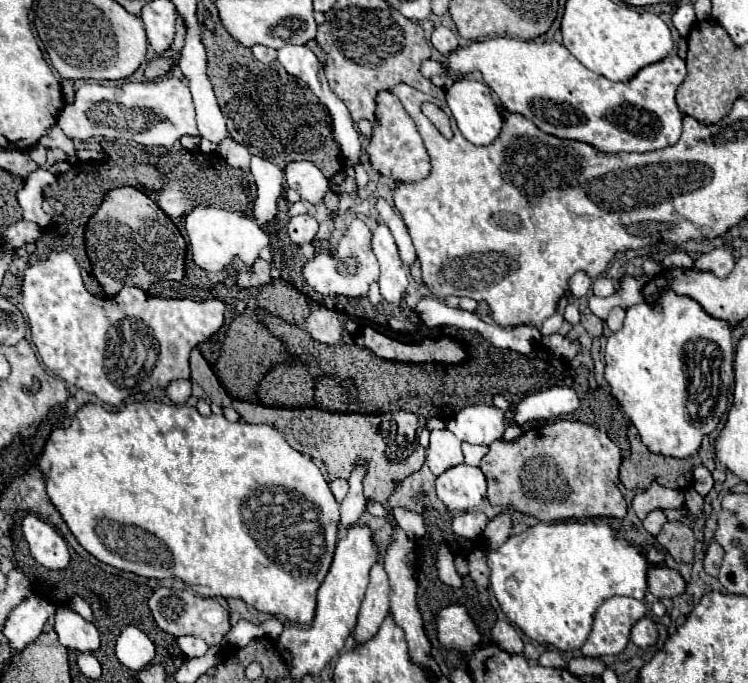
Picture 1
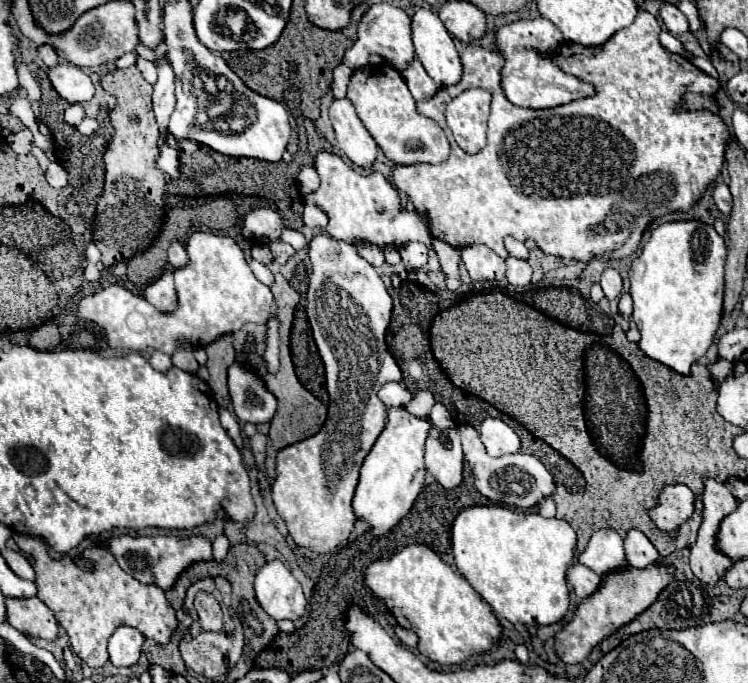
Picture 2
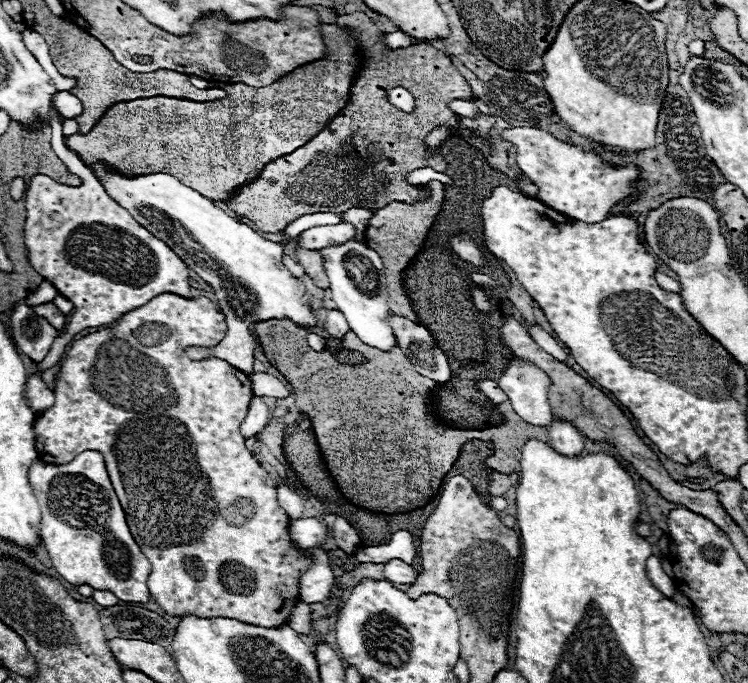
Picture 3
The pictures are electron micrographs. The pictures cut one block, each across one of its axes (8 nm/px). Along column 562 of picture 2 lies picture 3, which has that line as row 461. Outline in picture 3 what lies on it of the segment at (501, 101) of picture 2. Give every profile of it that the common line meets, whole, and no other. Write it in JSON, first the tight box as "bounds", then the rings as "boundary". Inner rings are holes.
{"bounds":[34,294,308,626],"boundary":[[[162,294],[156,296],[154,300],[150,300],[148,304],[124,314],[116,326],[88,334],[80,340],[76,340],[62,366],[60,372],[56,374],[54,380],[54,404],[48,410],[42,410],[36,418],[34,418],[34,434],[36,434],[36,450],[42,462],[46,464],[68,464],[72,462],[82,450],[96,450],[104,456],[106,468],[108,468],[108,476],[110,482],[116,490],[116,496],[126,512],[126,520],[130,526],[130,532],[136,540],[136,544],[140,546],[140,550],[146,554],[146,558],[152,562],[152,572],[148,578],[148,588],[152,598],[160,604],[160,608],[174,616],[180,618],[184,614],[192,614],[198,618],[234,618],[252,626],[280,626],[286,624],[292,606],[298,600],[298,574],[300,568],[308,568],[308,560],[304,560],[304,556],[300,556],[300,548],[294,546],[290,542],[290,534],[288,534],[288,516],[286,512],[278,506],[276,500],[276,482],[270,478],[270,474],[258,464],[258,460],[252,456],[250,450],[246,450],[244,446],[244,438],[240,436],[240,424],[244,422],[246,414],[248,414],[248,406],[252,400],[252,384],[250,378],[230,366],[226,360],[218,360],[218,358],[210,358],[210,360],[202,360],[202,362],[194,362],[190,360],[184,350],[188,346],[216,346],[218,342],[222,342],[222,338],[226,336],[228,324],[226,318],[222,314],[222,310],[206,296],[198,296],[198,298],[182,298],[176,294]],[[138,322],[142,324],[142,328],[152,328],[152,334],[160,336],[162,342],[158,344],[142,344],[138,340]]]}

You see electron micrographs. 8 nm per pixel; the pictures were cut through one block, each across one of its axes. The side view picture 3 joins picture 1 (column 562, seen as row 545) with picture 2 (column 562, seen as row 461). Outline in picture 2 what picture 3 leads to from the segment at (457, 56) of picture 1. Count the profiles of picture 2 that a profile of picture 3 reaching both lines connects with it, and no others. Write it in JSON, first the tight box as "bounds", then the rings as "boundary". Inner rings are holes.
{"bounds":[496,16,594,108],"boundary":[[[542,16],[534,20],[516,20],[508,26],[502,26],[496,32],[496,42],[498,42],[498,50],[506,60],[502,70],[502,86],[512,104],[524,108],[554,108],[578,100],[582,96],[594,94],[594,88],[590,84],[580,82],[570,74],[564,74],[550,60],[538,56],[538,50],[554,52],[562,42],[562,32],[550,20]]]}

